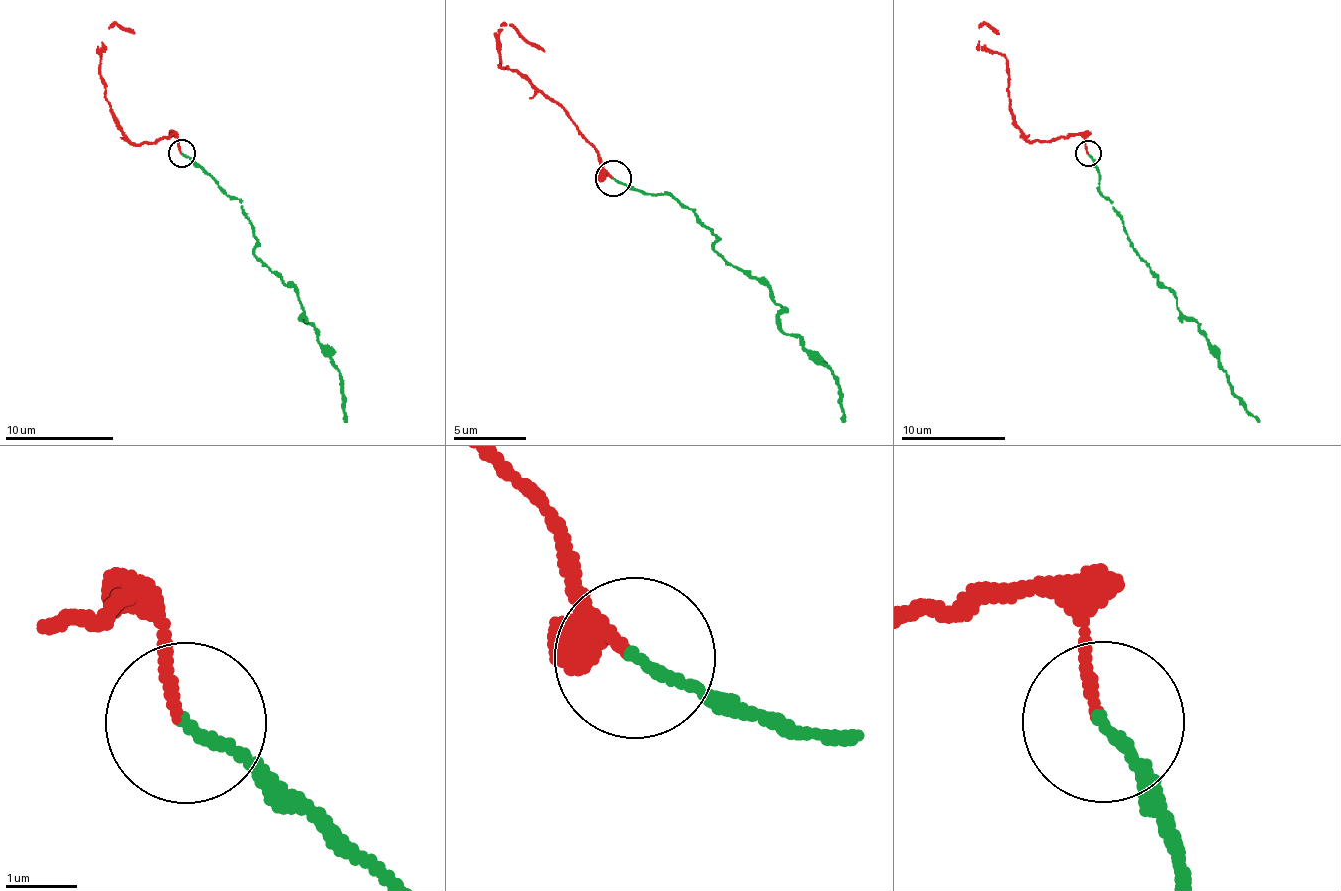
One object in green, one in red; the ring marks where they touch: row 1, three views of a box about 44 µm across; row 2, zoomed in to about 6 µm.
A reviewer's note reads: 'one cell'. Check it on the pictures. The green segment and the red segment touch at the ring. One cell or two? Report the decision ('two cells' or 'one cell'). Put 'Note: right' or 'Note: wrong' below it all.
one cell
Note: right

